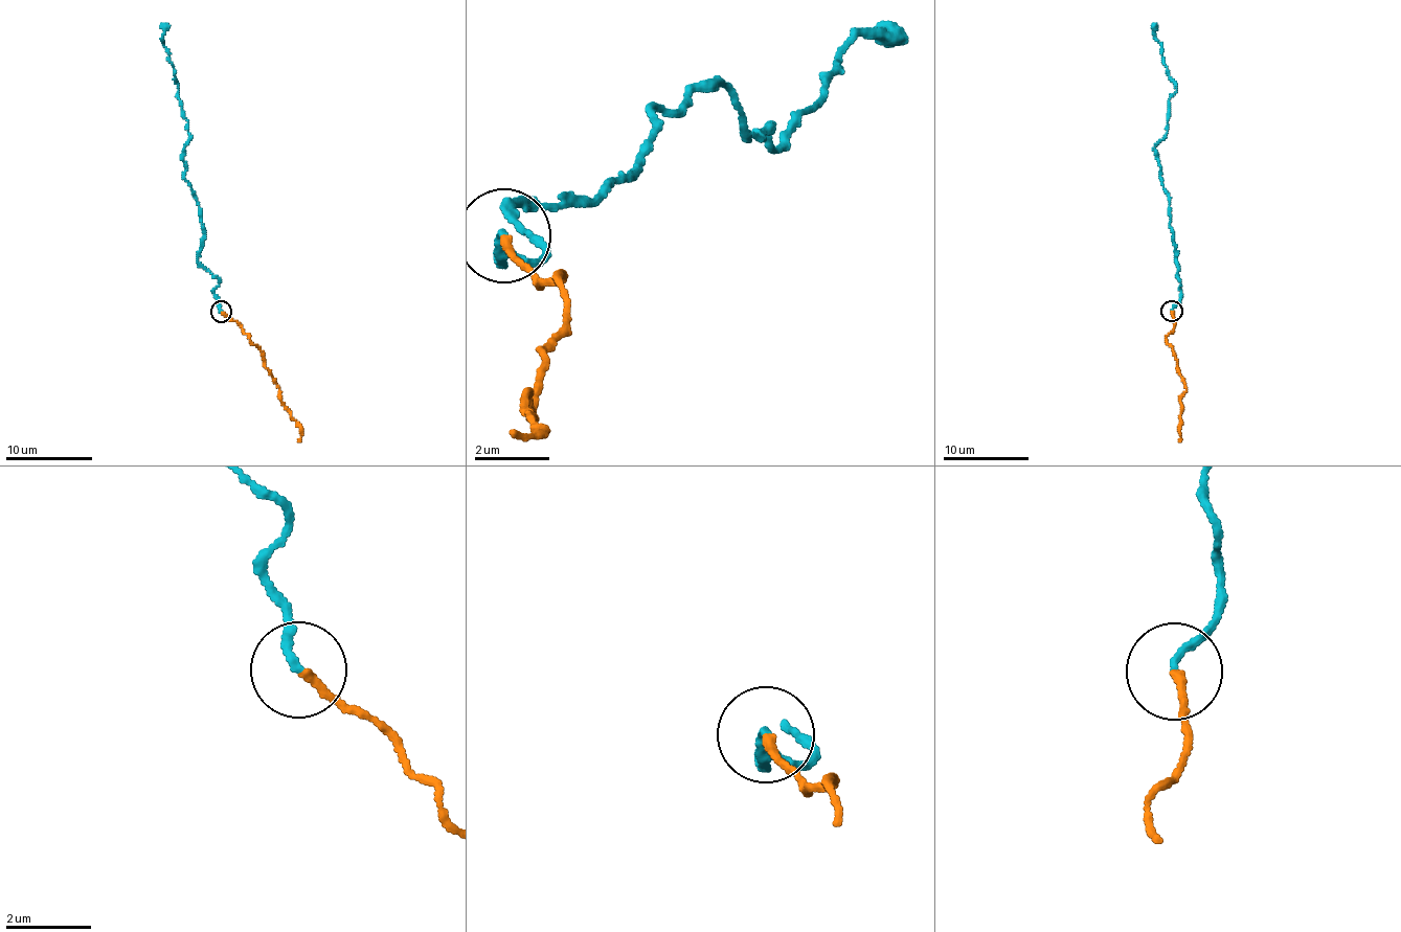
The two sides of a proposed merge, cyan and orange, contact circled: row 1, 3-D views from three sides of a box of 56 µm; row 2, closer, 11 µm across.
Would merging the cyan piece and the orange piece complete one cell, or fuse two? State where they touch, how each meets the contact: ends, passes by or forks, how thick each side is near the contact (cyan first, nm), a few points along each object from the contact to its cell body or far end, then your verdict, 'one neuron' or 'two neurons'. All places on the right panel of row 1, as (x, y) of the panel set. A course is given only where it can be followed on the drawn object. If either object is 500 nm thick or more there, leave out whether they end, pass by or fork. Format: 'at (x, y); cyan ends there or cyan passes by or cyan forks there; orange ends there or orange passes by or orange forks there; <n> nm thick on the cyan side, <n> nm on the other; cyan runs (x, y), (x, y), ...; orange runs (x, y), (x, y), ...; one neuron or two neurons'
at (1172, 311); cyan ends there; orange ends there; 170 nm thick on the cyan side, 200 nm on the other; cyan runs (1172, 312), (1180, 279), (1170, 208), (1154, 150), (1167, 133), (1168, 100), (1176, 84), (1155, 38), (1156, 23); orange runs (1172, 312), (1176, 322), (1166, 338), (1187, 389), (1180, 405), (1179, 441); one neuron

